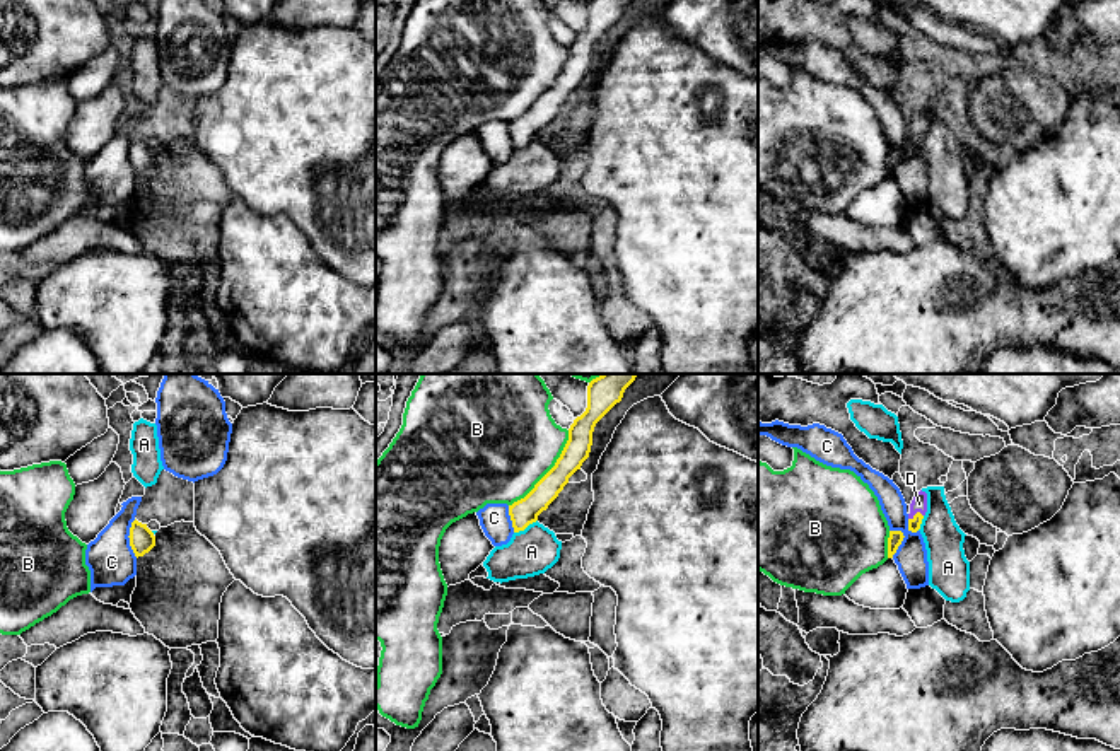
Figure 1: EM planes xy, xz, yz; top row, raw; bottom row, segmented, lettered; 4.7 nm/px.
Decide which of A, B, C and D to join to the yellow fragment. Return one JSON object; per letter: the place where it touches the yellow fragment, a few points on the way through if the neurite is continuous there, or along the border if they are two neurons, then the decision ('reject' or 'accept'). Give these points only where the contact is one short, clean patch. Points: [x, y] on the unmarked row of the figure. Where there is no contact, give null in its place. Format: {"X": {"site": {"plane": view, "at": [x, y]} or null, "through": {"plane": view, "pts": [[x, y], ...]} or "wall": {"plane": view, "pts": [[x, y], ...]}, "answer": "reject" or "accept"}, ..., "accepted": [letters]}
{"A": {"site": {"plane": "xz", "at": [524, 145]}, "wall": {"plane": "xz", "pts": [[536, 137], [514, 151]]}, "answer": "reject"}, "B": {"site": {"plane": "xz", "at": [548, 89]}, "answer": "reject"}, "C": {"site": {"plane": "xy", "at": [128, 154]}, "wall": {"plane": "xy", "pts": [[134, 137], [128, 147], [128, 163], [137, 174]]}, "answer": "reject"}, "D": {"site": {"plane": "yz", "at": [917, 130]}, "through": {"plane": "yz", "pts": [[914, 142], [917, 130], [919, 122]]}, "answer": "accept"}, "accepted": ["D"]}

